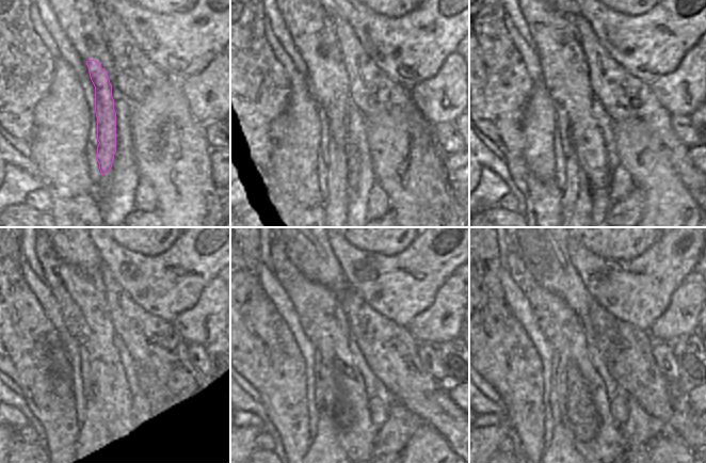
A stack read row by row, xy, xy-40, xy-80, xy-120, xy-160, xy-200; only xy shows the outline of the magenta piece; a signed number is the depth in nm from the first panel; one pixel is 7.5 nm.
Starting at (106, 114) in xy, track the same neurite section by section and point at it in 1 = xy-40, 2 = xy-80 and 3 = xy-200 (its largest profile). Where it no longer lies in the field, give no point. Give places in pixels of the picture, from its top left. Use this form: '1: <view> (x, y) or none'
1: xy-40 (335, 205)
2: xy-80 (576, 201)
3: xy-200 (561, 444)

